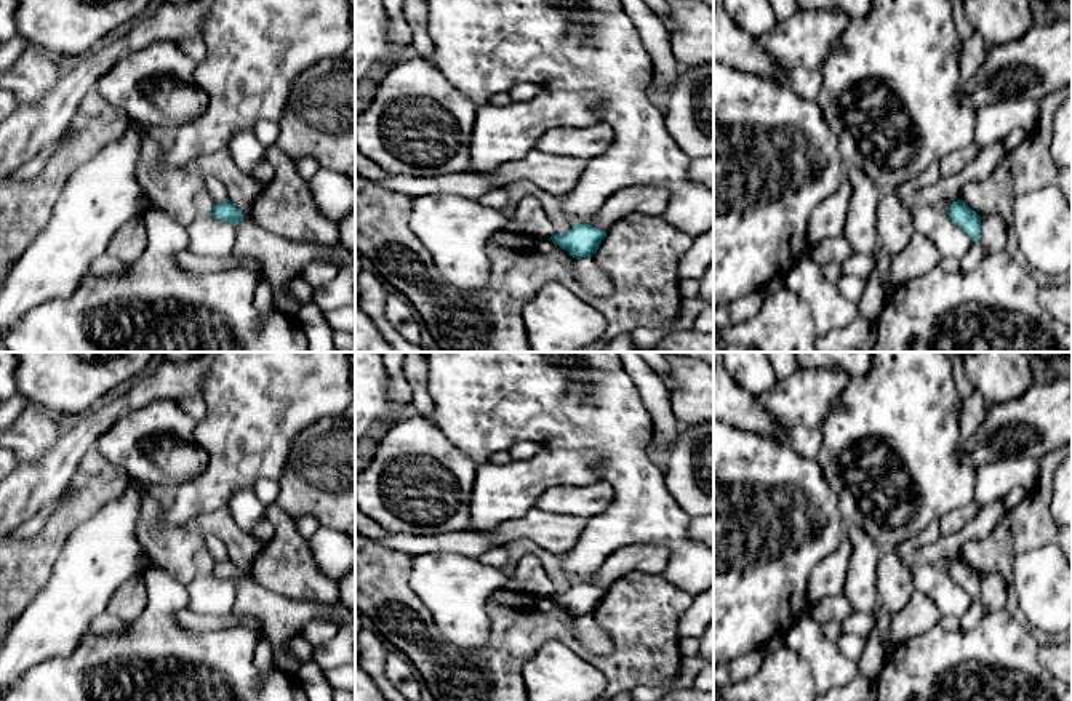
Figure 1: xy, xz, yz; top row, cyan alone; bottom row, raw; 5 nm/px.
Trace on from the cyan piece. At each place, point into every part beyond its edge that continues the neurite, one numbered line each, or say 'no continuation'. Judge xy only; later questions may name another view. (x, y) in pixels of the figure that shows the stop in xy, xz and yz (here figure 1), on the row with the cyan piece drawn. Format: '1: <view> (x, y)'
no continuation

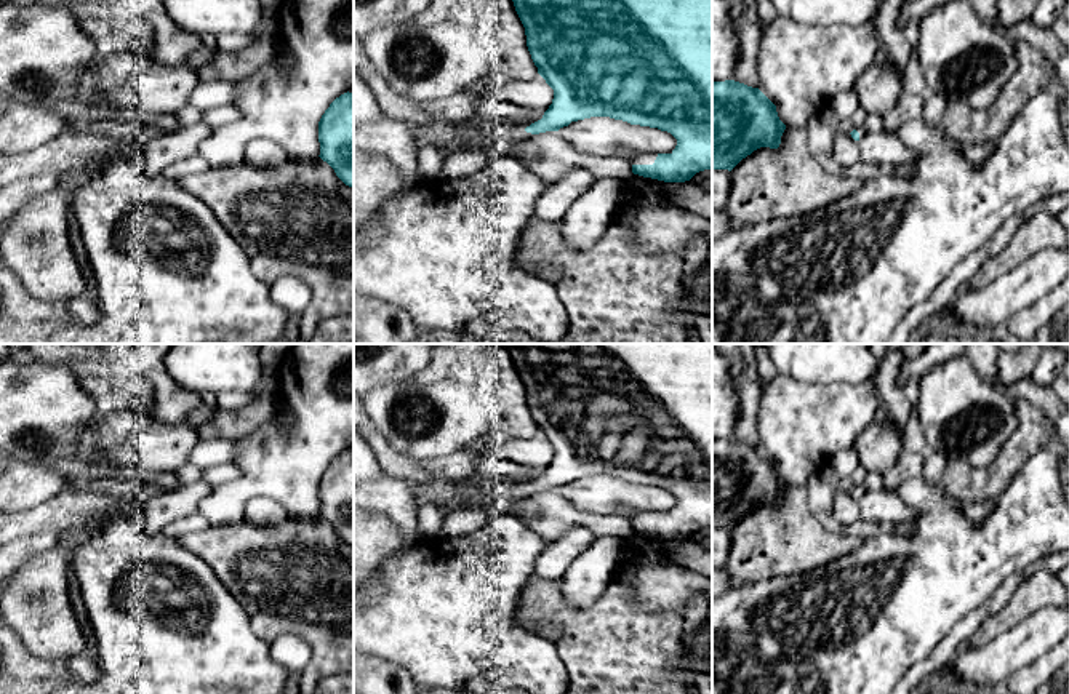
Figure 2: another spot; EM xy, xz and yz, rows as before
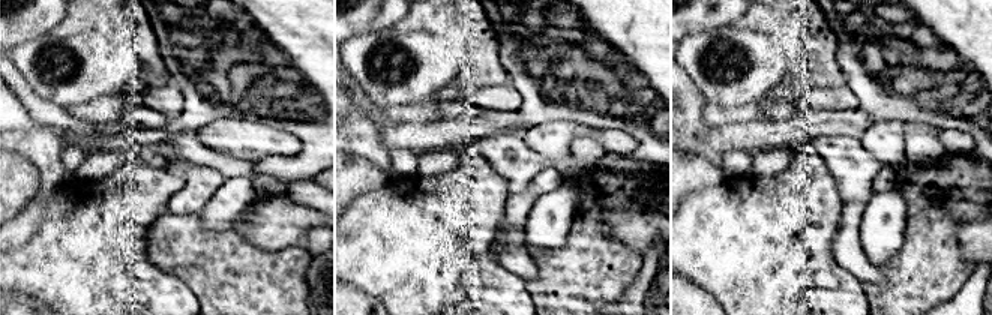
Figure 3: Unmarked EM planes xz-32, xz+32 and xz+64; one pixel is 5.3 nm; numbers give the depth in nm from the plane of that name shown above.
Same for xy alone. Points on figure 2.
no continuation

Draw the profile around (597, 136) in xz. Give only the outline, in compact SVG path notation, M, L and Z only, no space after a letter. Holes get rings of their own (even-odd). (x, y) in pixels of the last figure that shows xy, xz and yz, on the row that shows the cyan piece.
M591 117L571 122L559 130L559 134L576 152L591 157L616 155L618 147L627 147L637 154L669 154L675 149L677 139L658 128L631 125L610 117Z

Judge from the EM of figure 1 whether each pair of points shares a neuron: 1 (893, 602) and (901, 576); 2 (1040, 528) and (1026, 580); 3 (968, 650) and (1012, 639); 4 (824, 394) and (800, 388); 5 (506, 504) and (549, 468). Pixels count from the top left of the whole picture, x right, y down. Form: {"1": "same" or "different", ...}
{"1": "same", "2": "different", "3": "same", "4": "same", "5": "same"}

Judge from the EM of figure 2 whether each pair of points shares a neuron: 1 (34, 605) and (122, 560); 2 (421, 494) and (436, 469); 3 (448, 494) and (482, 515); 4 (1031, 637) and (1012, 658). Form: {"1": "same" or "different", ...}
{"1": "different", "2": "different", "3": "different", "4": "same"}

